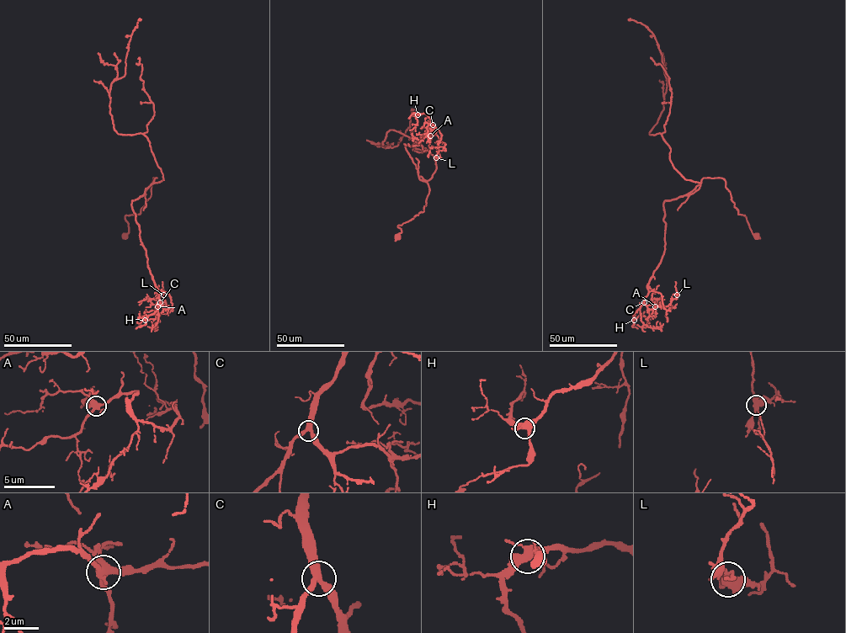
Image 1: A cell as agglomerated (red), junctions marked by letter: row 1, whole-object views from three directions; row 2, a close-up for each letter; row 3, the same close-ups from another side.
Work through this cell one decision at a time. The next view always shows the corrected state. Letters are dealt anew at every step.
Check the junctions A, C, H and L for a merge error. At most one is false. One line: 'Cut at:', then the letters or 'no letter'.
Cut at: L

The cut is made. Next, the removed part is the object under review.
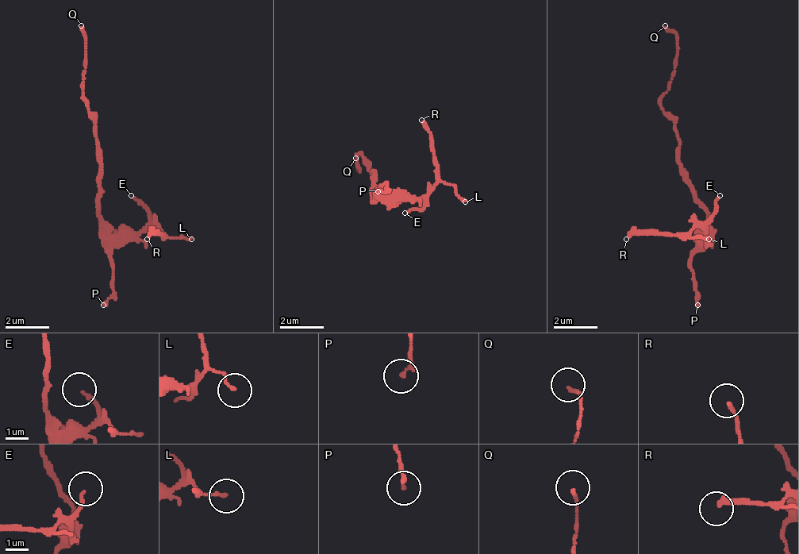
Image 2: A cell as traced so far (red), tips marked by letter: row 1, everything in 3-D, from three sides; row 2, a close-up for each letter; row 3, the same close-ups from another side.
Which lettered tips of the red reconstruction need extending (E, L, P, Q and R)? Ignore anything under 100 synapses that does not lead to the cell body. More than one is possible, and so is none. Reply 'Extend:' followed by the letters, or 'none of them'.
Extend: R

